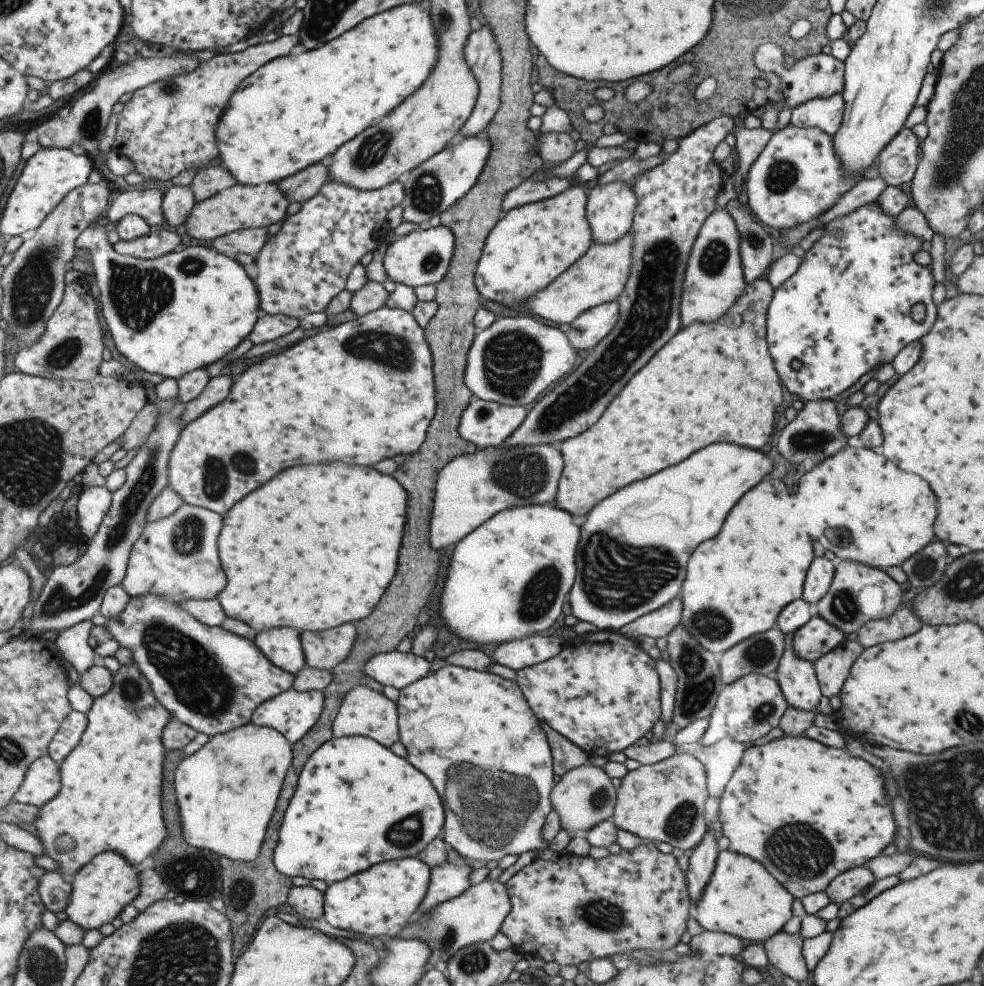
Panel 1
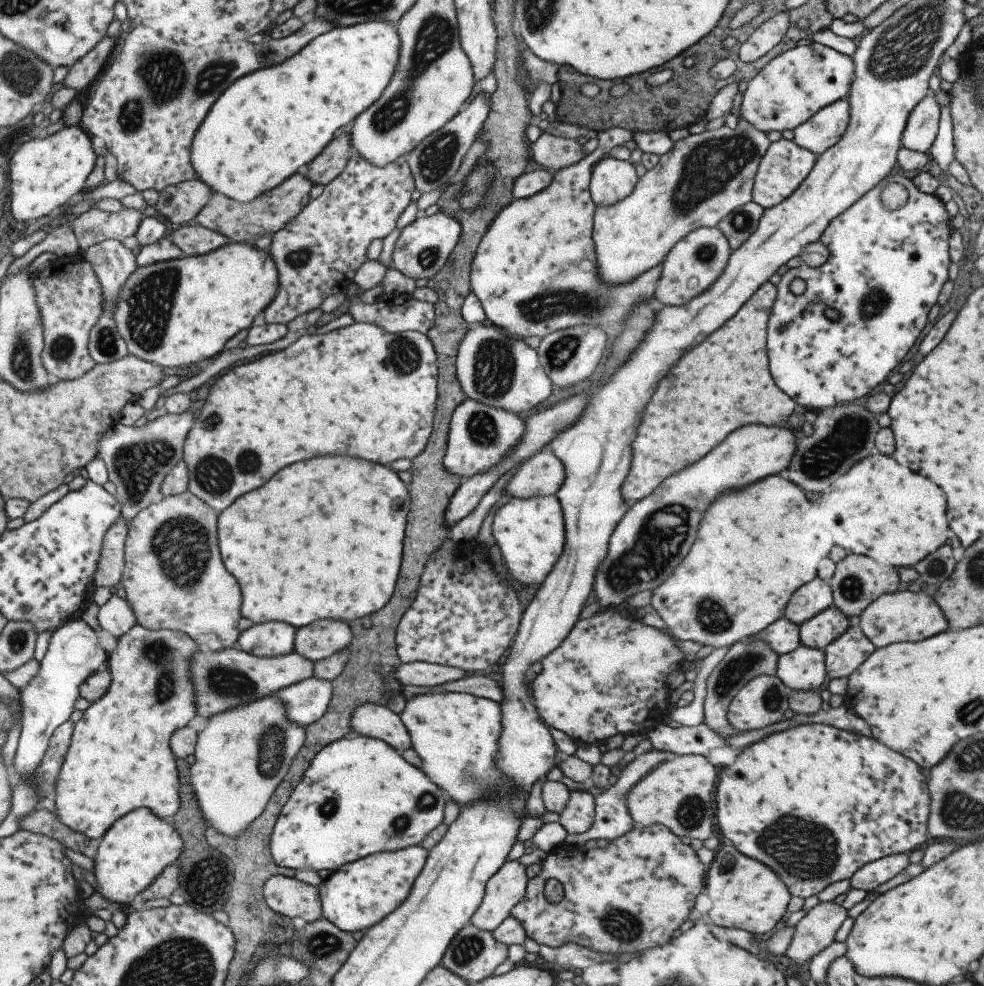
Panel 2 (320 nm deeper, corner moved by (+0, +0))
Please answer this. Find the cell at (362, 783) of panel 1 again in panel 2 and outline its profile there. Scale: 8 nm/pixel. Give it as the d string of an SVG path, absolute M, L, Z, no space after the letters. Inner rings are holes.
M348 735L326 746L307 769L274 828L271 854L275 862L285 868L315 872L324 869L332 874L343 865L365 857L419 845L428 832L441 824L447 797L442 788L437 788L421 769L405 762L384 740Z

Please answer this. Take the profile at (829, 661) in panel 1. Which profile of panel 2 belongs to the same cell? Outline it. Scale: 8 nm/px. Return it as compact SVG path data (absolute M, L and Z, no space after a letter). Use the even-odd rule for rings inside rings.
M858 626L848 627L822 650L827 678L849 677L875 650Z

